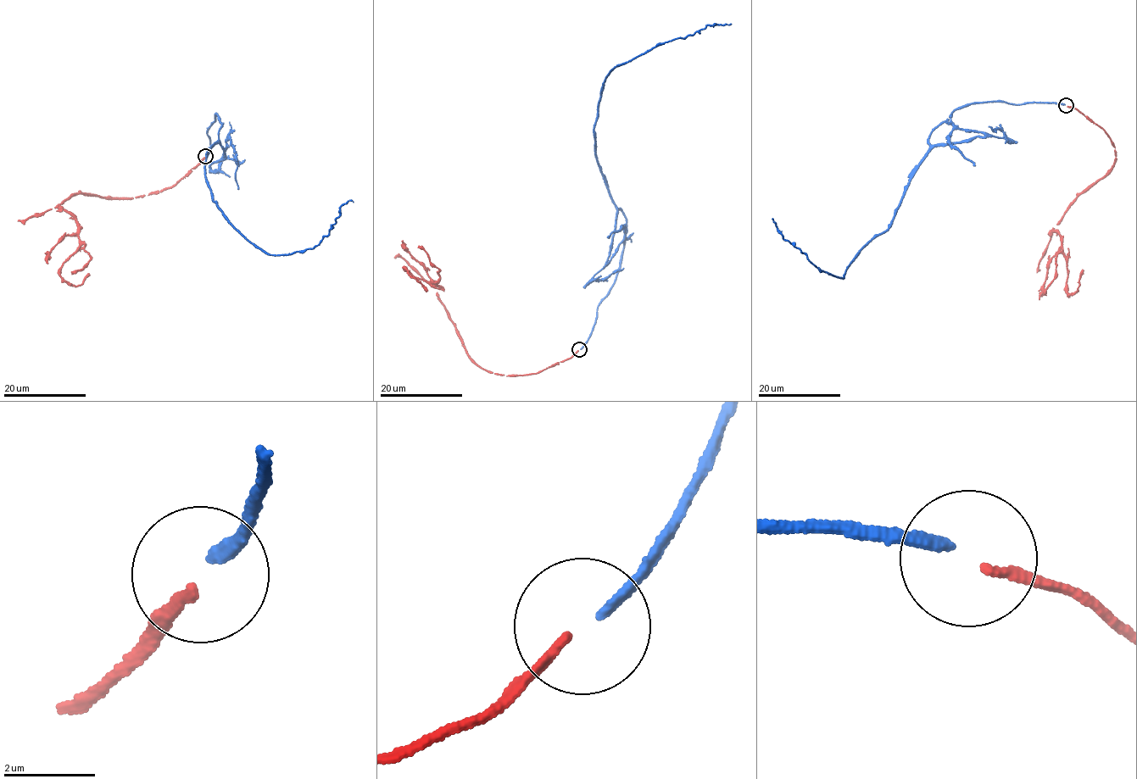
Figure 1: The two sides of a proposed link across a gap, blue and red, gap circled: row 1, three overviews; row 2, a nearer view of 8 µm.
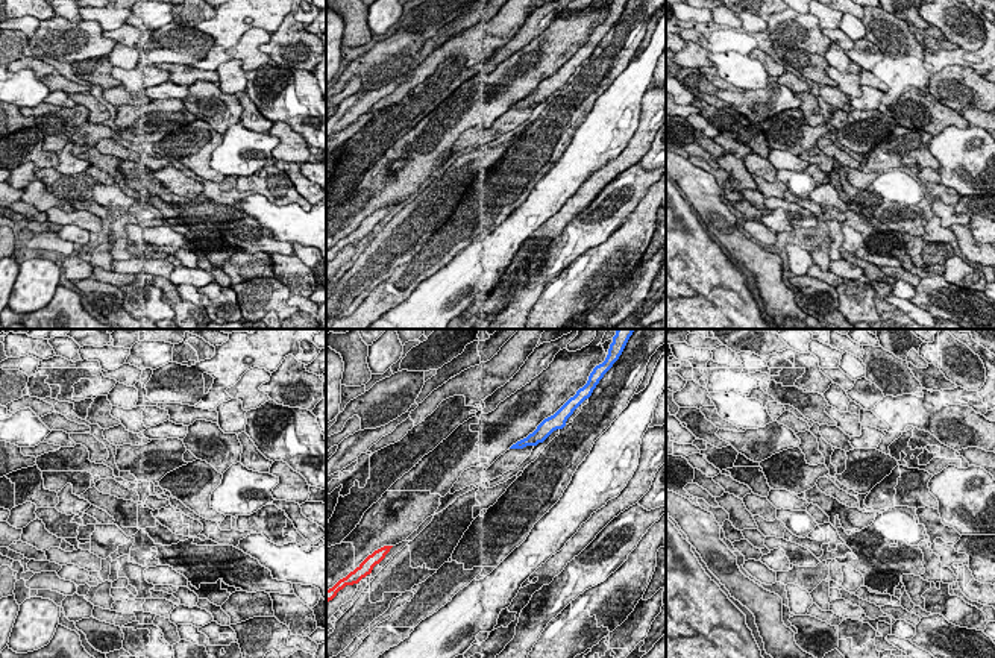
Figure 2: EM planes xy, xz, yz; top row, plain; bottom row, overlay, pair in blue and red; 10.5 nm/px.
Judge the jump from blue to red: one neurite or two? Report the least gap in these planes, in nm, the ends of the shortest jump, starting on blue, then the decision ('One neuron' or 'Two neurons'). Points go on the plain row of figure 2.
Distance 1600 nm. Across: xz (510, 108), (392, 206). Two neurons

